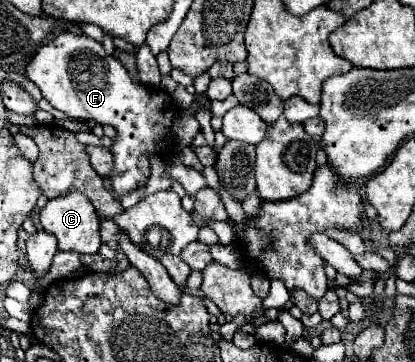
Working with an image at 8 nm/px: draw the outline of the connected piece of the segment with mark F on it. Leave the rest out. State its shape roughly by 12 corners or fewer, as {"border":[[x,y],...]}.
{"border":[[62,31],[26,77],[54,109],[116,129],[118,197],[146,187],[178,115],[100,41]]}

